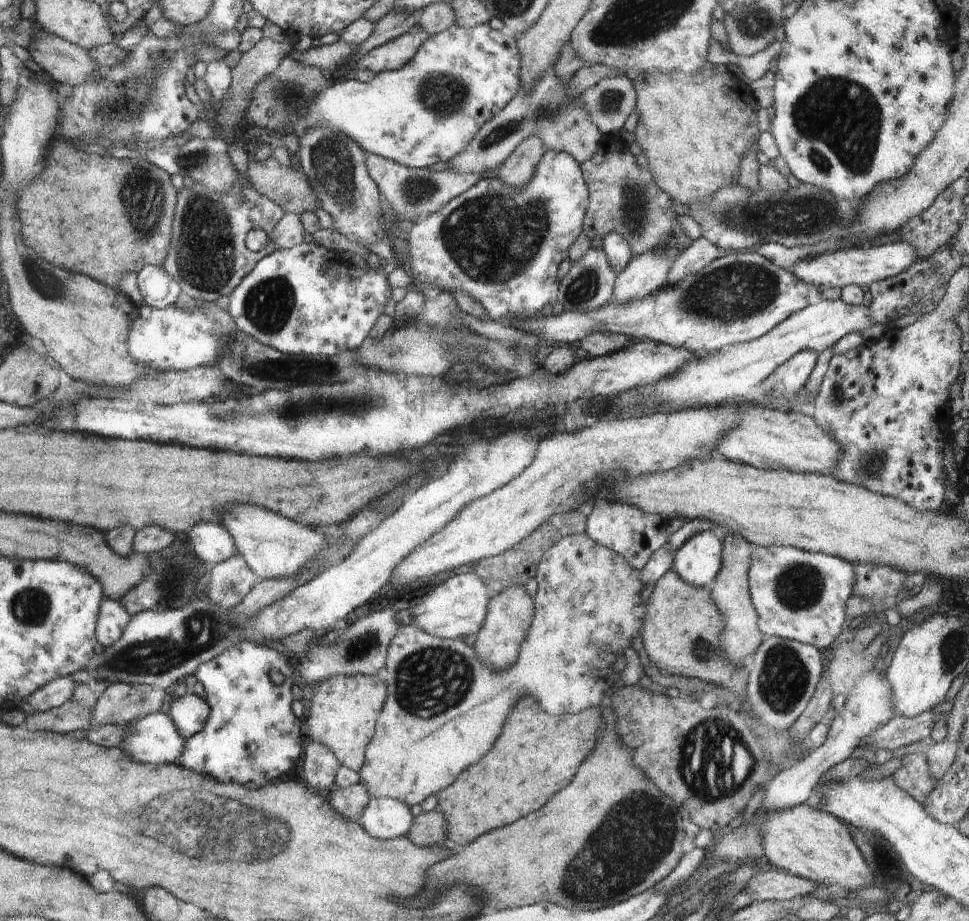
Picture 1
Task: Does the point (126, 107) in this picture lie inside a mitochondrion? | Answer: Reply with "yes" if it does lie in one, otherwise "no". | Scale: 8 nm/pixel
yes

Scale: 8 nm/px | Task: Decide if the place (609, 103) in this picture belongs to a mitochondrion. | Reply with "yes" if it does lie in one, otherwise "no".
yes

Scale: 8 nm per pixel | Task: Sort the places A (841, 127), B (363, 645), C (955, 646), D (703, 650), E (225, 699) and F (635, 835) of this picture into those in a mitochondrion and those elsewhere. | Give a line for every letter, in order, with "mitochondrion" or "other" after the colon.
A: mitochondrion
B: mitochondrion
C: mitochondrion
D: mitochondrion
E: other
F: mitochondrion

